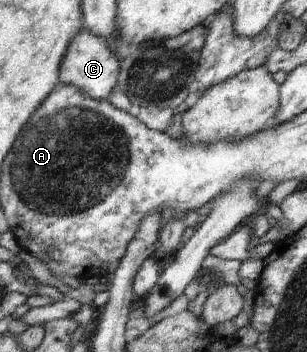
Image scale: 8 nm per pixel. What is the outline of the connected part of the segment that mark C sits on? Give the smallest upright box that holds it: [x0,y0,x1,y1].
[61,26,121,101]

